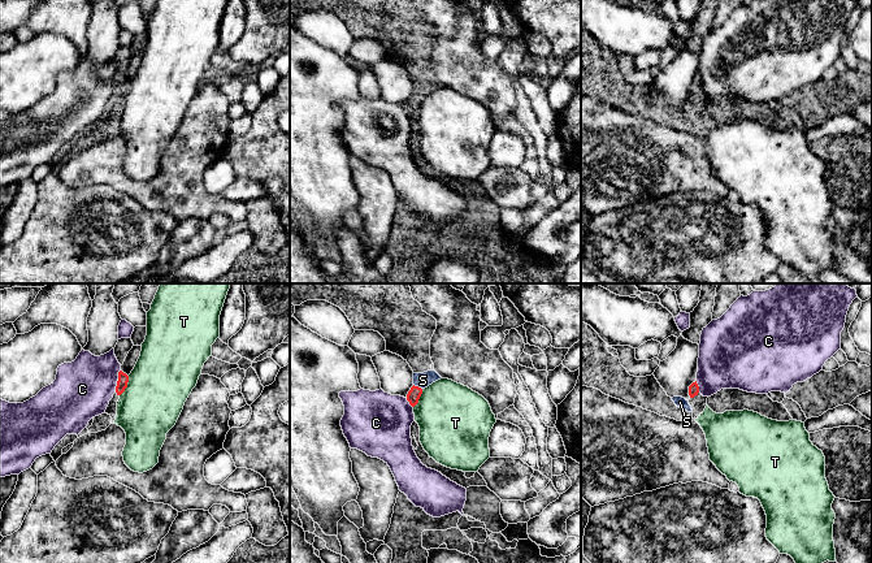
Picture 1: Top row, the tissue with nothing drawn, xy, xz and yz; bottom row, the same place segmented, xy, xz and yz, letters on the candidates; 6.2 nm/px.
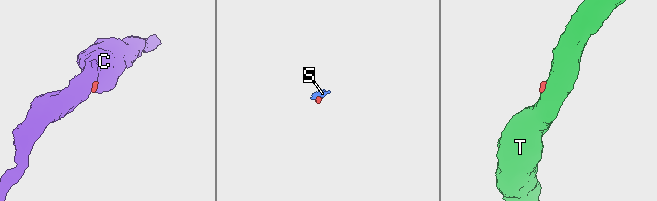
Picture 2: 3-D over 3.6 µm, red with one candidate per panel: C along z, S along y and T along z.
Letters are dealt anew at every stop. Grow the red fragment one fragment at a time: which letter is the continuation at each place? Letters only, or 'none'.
S

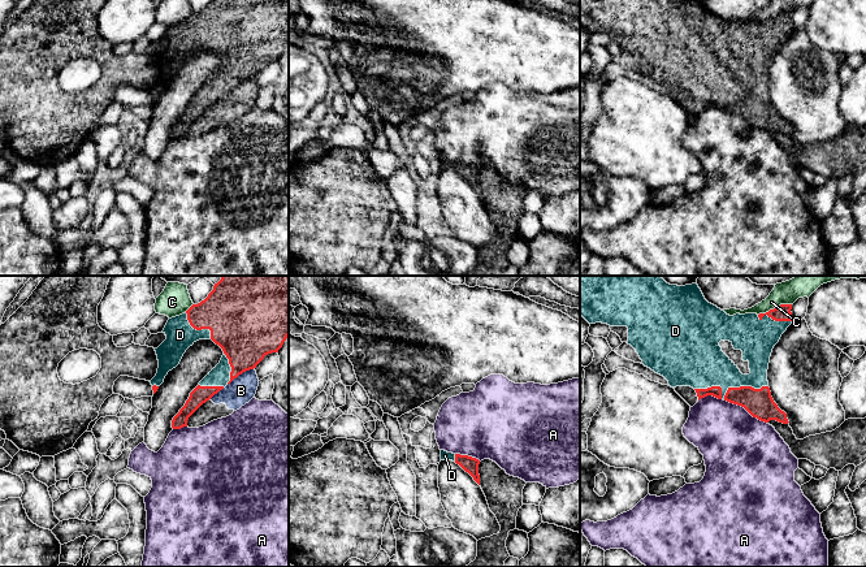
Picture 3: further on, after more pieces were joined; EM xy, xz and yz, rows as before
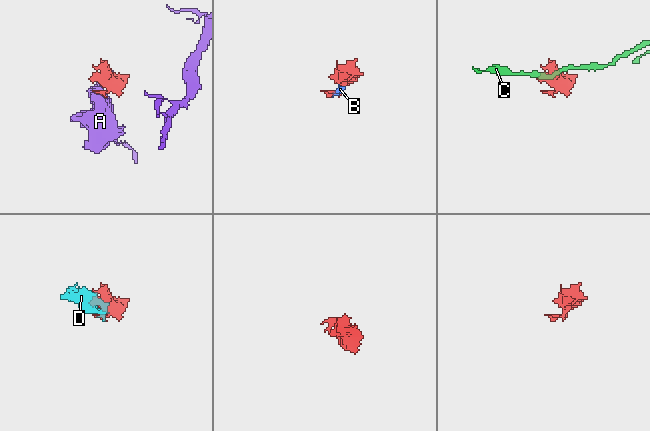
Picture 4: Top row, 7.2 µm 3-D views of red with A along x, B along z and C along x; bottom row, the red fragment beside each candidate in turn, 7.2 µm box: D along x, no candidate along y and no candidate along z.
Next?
D

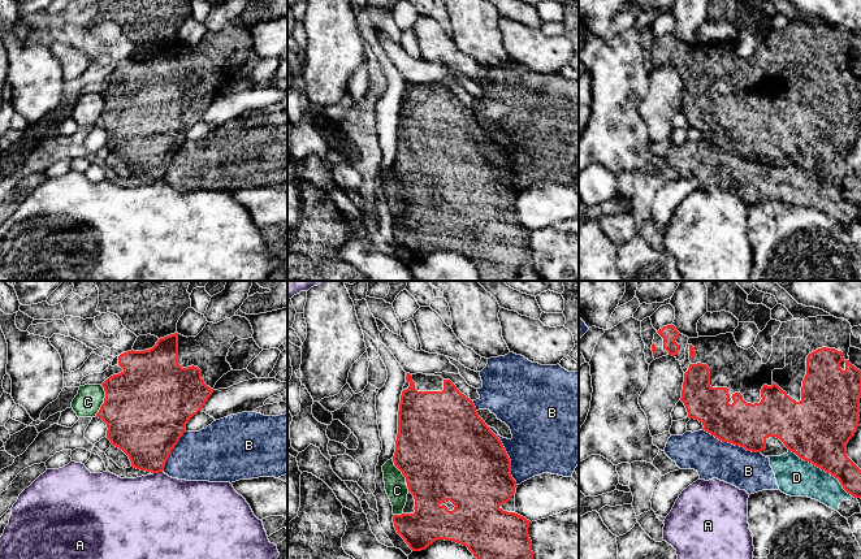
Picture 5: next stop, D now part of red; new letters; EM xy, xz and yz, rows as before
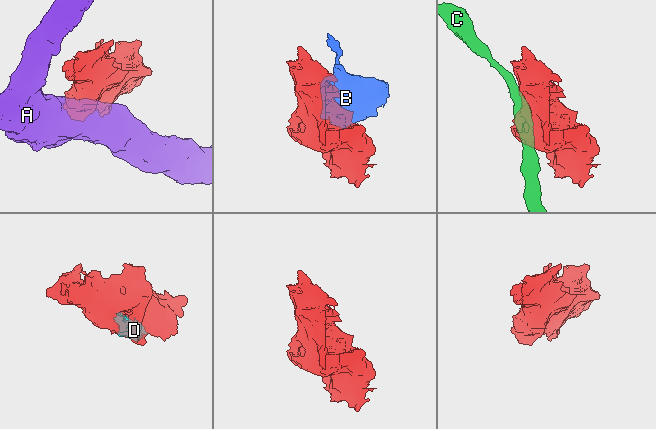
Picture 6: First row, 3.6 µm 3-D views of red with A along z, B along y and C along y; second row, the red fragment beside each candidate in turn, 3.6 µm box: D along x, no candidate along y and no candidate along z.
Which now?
none

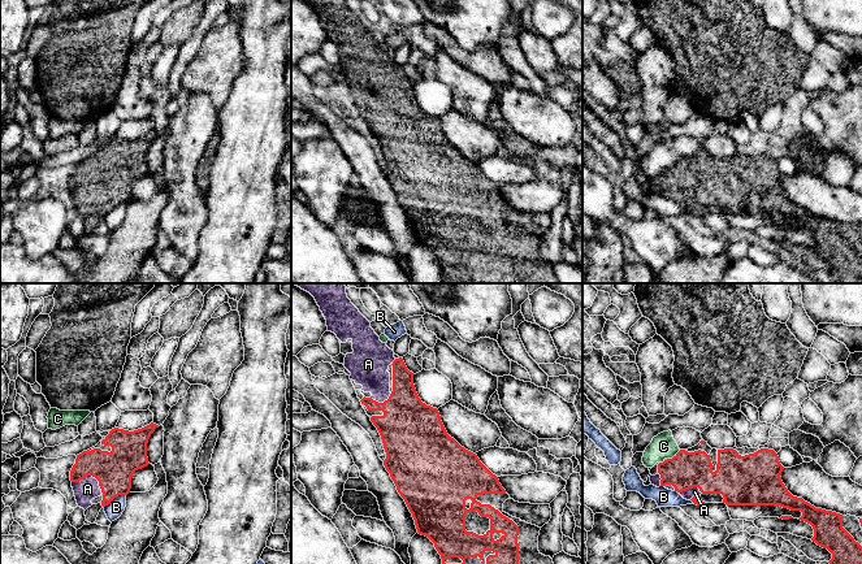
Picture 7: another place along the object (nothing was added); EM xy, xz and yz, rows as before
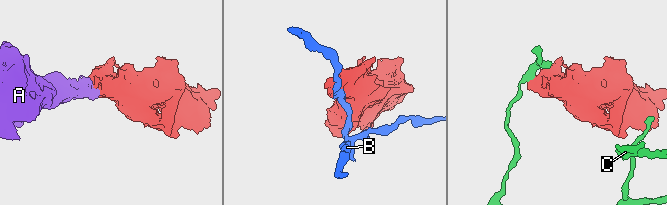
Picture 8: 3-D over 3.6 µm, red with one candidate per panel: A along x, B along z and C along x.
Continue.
A

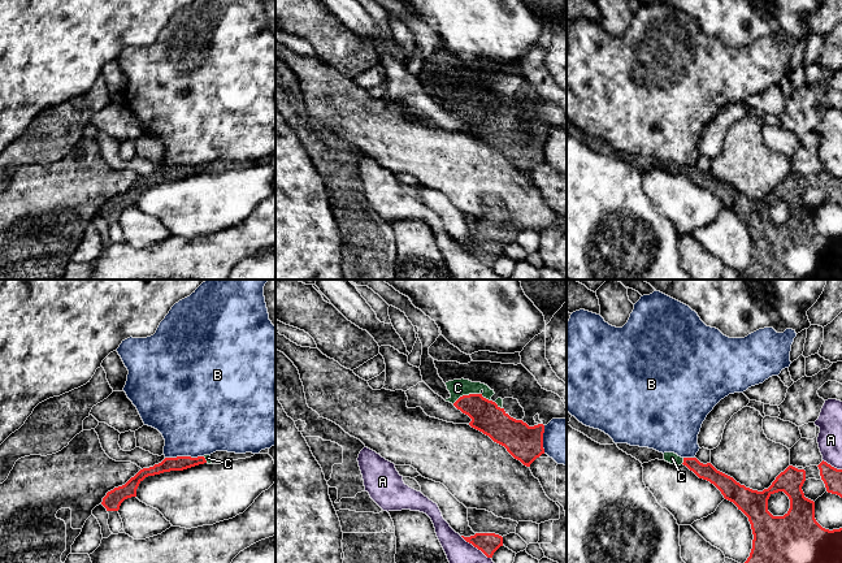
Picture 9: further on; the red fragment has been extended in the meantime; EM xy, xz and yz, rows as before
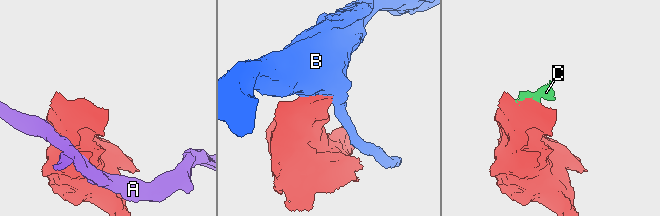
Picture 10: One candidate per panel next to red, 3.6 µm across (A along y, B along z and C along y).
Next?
C

